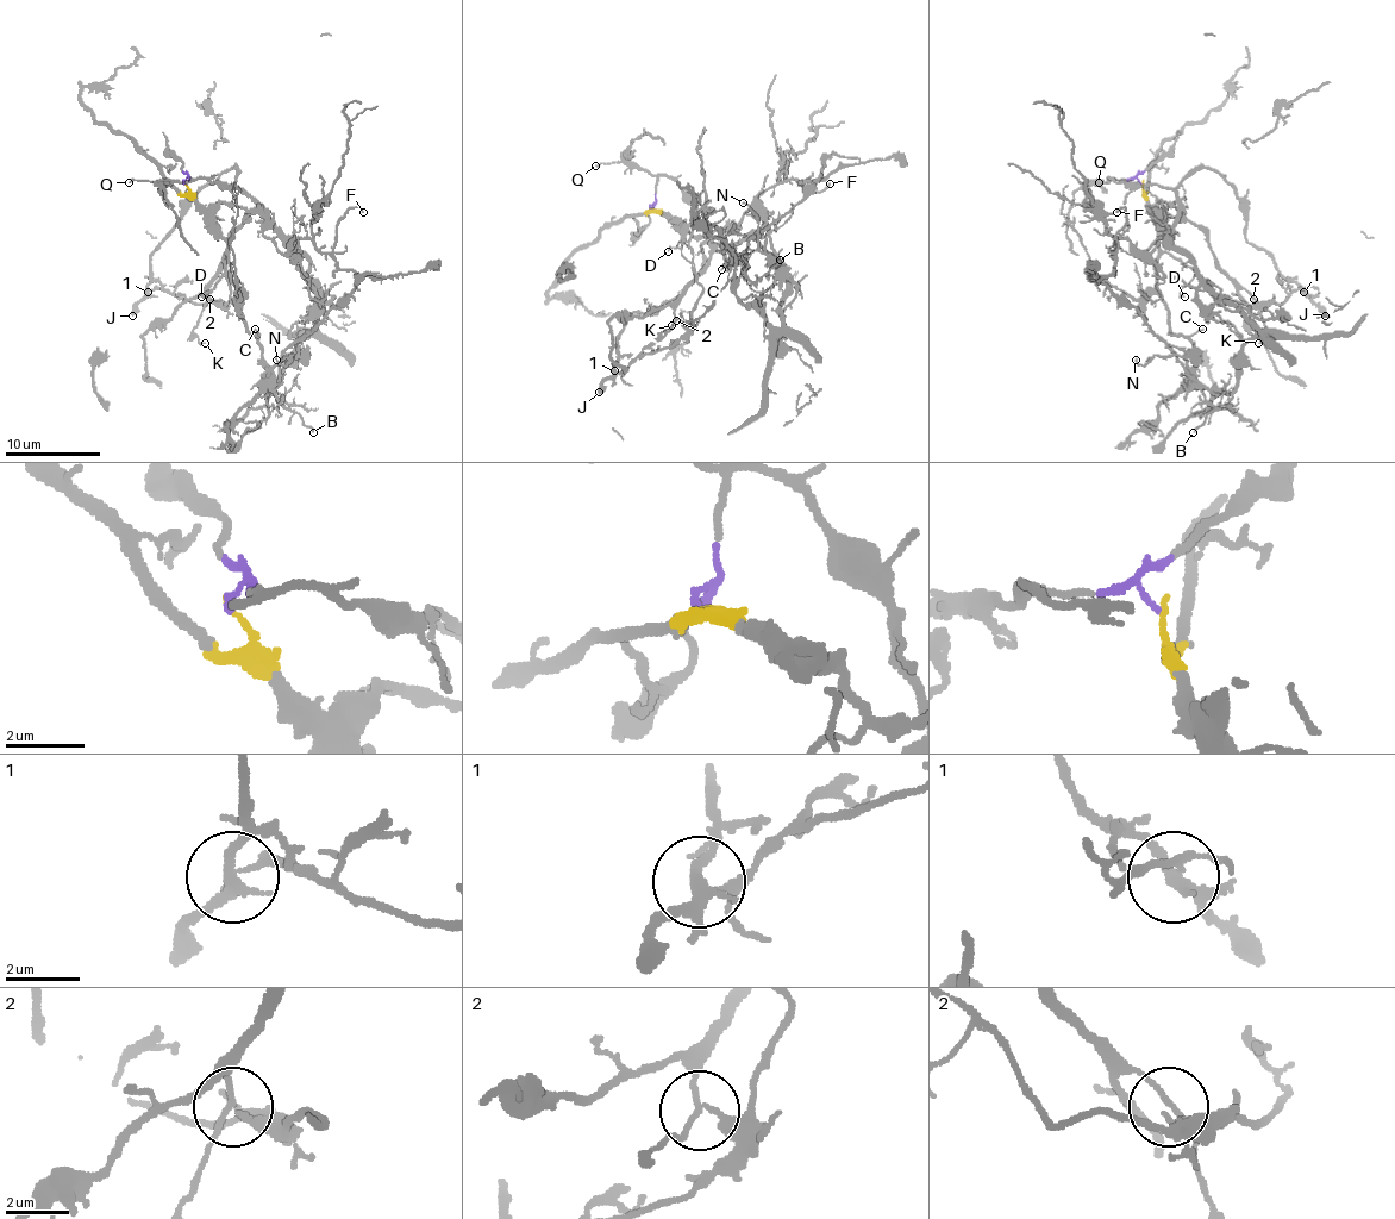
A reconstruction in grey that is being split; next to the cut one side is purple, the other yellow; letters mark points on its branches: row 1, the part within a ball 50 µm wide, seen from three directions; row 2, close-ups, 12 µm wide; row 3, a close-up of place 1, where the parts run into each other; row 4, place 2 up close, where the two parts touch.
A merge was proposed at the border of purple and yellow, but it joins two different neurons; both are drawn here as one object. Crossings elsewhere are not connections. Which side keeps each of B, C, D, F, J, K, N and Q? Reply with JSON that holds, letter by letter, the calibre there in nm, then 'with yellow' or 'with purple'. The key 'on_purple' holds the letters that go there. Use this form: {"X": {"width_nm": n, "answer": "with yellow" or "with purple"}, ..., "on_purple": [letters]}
{"B": {"width_nm": 170, "answer": "with yellow"}, "C": {"width_nm": 120, "answer": "with yellow"}, "D": {"width_nm": 130, "answer": "with yellow"}, "F": {"width_nm": 140, "answer": "with yellow"}, "J": {"width_nm": 480, "answer": "with purple"}, "K": {"width_nm": 140, "answer": "with purple"}, "N": {"width_nm": 130, "answer": "with yellow"}, "Q": {"width_nm": 150, "answer": "with purple"}, "on_purple": ["J", "K", "Q"]}

